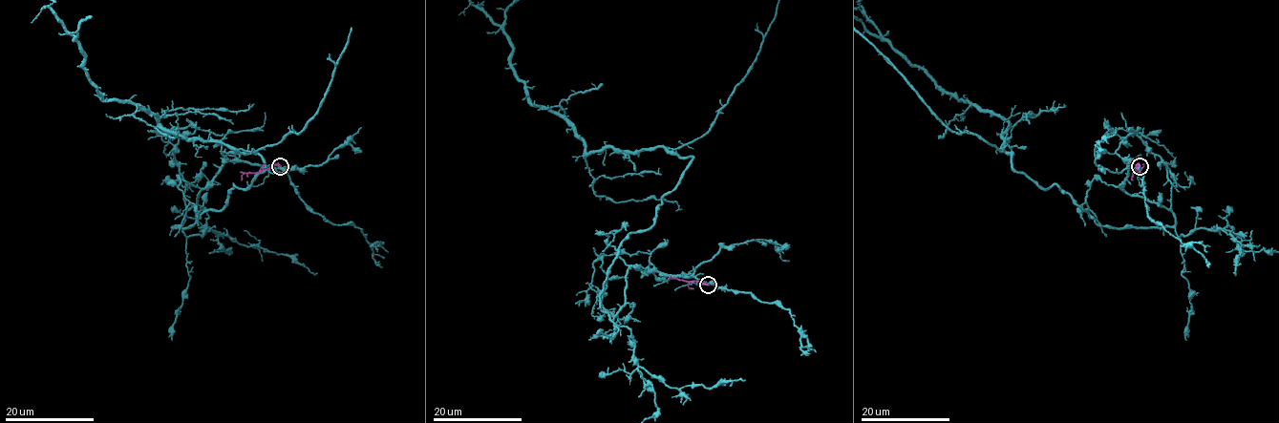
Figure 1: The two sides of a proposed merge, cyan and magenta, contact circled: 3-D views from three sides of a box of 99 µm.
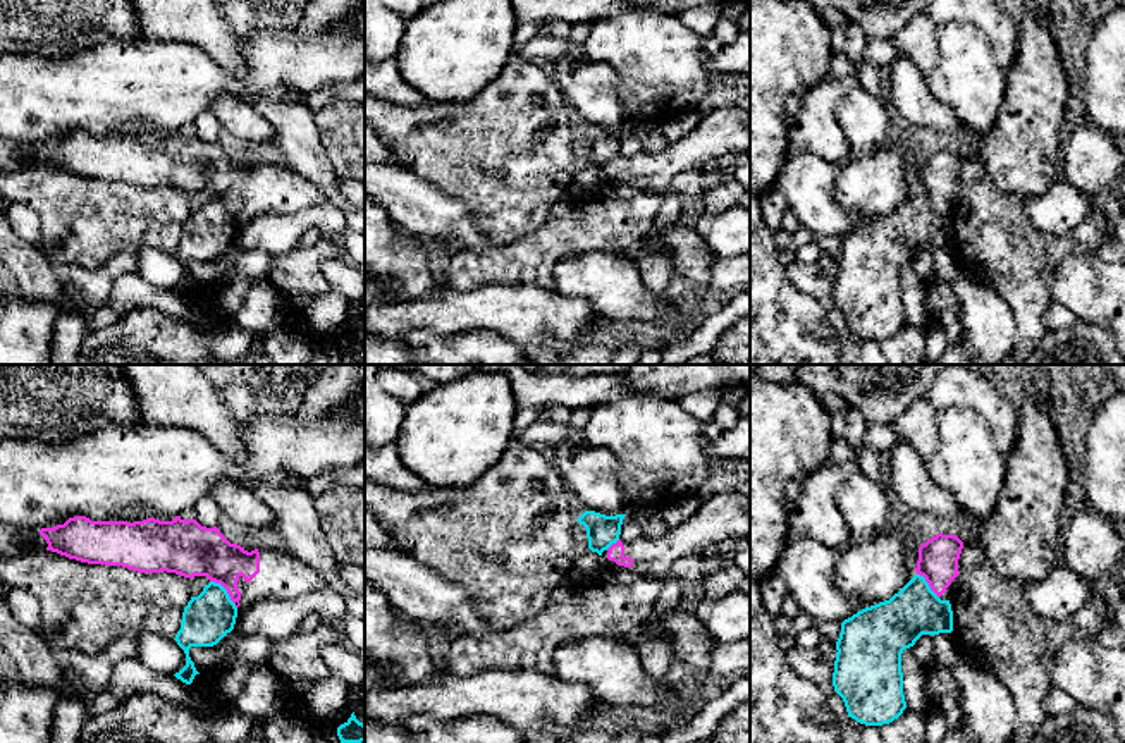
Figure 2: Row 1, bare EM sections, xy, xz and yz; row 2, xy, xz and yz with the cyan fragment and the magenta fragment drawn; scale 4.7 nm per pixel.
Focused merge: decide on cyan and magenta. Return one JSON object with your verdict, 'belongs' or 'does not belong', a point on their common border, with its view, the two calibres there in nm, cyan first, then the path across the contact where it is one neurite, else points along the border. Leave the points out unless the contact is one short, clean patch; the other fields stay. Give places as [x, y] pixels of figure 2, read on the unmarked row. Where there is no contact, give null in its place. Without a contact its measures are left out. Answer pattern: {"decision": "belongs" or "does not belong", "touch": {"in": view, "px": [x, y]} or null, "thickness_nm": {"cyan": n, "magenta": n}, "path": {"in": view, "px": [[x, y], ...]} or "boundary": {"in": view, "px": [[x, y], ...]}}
{"decision": "does not belong", "touch": {"in": "xy", "px": [226, 207]}, "thickness_nm": {"cyan": 220, "magenta": 240}, "boundary": {"in": "xy", "px": [[210, 195], [226, 205], [236, 222]]}}

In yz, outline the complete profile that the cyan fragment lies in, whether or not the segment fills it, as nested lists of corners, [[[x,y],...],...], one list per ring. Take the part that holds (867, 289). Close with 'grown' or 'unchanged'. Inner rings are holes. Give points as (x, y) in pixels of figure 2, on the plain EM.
[[[920,189],[889,215],[845,234],[836,256],[833,301],[848,332],[865,341],[898,334],[907,323],[903,265],[913,261],[922,249],[951,246],[950,215],[941,215]]]; unchanged

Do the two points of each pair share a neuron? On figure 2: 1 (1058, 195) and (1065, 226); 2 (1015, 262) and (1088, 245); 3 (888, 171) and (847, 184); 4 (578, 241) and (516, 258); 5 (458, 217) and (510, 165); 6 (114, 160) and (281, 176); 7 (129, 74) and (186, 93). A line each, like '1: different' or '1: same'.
1: same
2: same
3: same
4: same
5: different
6: same
7: same

